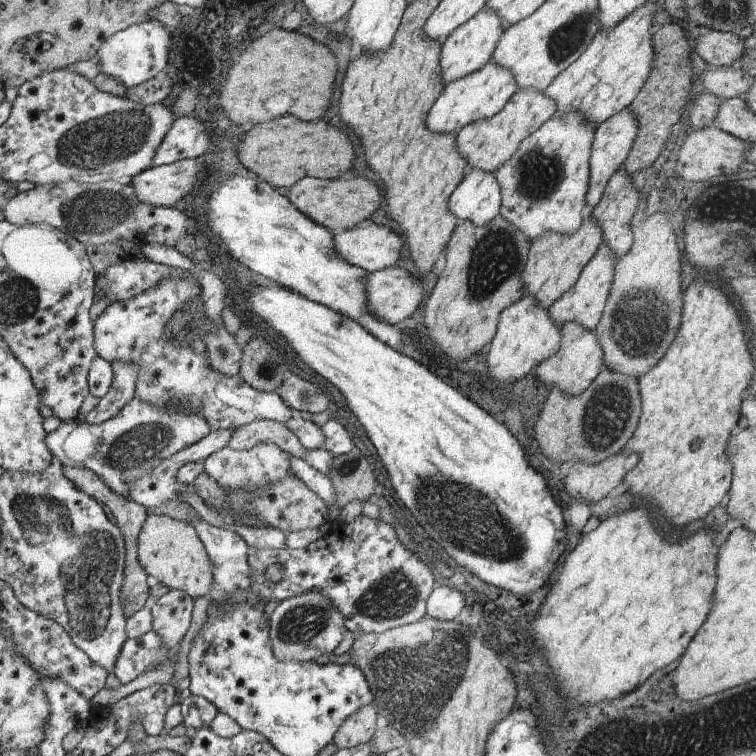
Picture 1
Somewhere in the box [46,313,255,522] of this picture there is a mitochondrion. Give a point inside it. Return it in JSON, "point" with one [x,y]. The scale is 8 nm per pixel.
{"point":[132,449]}

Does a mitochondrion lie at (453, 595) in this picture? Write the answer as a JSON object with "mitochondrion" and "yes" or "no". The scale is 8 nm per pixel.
{"mitochondrion":"no"}

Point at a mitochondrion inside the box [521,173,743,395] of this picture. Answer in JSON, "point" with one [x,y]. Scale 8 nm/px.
{"point":[641,319]}

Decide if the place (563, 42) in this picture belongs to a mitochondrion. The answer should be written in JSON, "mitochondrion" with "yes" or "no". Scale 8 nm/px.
{"mitochondrion":"yes"}

